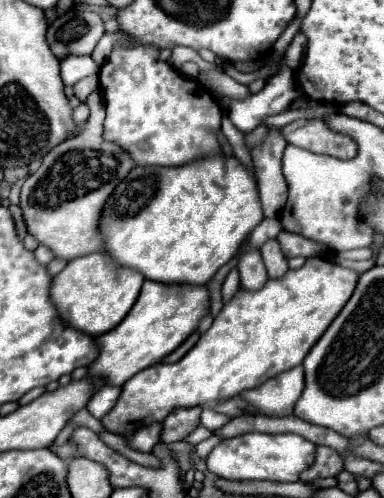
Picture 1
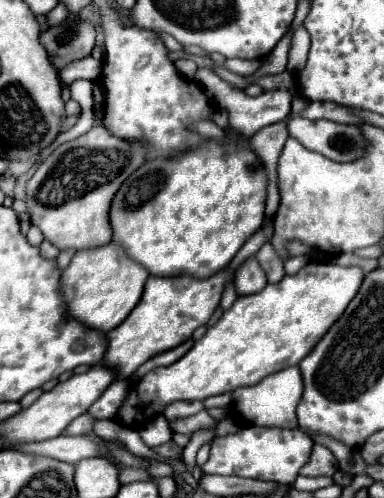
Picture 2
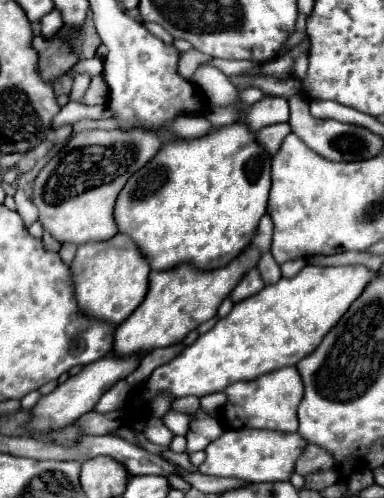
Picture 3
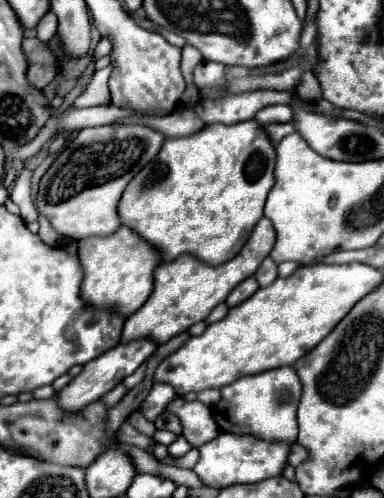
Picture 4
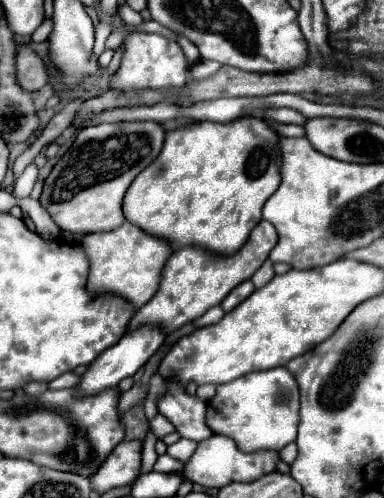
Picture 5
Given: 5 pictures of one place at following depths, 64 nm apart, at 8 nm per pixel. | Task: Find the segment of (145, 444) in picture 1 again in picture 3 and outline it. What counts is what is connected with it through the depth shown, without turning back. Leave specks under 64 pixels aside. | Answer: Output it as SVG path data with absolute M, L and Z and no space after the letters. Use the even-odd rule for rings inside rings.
M152 418L152 420L148 422L148 428L146 428L144 434L146 434L146 438L148 438L150 442L160 444L160 446L170 446L170 442L172 442L172 438L174 438L174 434L162 424L160 418Z

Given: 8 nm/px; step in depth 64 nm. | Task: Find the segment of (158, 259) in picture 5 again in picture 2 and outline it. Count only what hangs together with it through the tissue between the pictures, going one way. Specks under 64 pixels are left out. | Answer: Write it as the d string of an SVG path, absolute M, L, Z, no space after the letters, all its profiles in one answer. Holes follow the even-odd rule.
M110 242L106 246L86 248L74 254L70 266L62 272L62 294L68 302L70 316L80 320L88 328L110 332L112 328L122 324L138 304L146 278L148 270L142 264L134 262L120 244Z

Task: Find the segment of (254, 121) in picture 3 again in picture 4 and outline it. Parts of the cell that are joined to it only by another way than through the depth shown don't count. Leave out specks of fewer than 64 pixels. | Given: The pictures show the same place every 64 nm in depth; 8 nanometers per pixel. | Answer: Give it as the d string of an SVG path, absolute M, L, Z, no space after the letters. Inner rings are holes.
M266 106L264 110L260 110L256 114L256 120L266 126L272 122L292 122L294 120L294 112L290 106Z

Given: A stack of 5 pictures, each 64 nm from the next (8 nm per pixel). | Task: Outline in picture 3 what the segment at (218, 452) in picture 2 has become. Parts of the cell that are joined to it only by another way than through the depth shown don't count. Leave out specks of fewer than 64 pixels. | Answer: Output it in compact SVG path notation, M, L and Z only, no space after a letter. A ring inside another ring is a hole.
M226 430L218 440L204 448L206 458L198 466L200 474L220 476L220 478L238 478L238 480L262 480L278 482L290 480L294 464L302 454L306 442L300 442L298 434L282 434L268 430Z

